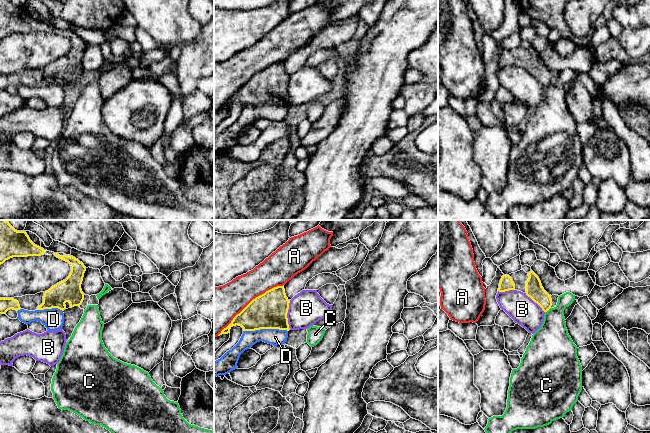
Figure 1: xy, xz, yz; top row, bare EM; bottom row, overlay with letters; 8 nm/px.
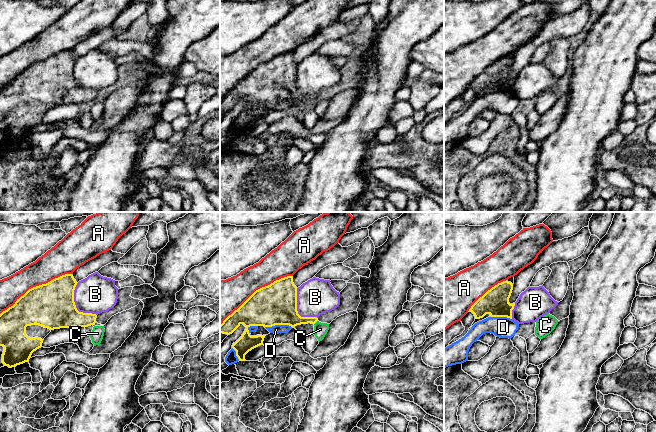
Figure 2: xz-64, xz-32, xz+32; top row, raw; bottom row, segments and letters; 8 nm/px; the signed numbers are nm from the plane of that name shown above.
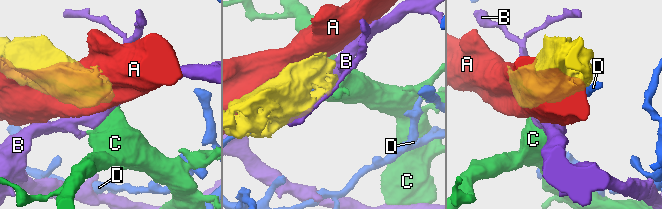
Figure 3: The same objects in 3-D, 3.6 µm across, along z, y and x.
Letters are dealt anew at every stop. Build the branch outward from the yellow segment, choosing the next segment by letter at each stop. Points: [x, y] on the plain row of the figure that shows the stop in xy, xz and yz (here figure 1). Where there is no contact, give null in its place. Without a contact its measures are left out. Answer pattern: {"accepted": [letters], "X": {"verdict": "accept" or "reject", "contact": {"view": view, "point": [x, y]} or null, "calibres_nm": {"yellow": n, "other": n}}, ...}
{"accepted": [], "A": {"verdict": "reject", "contact": {"view": "xz", "point": [250, 78]}, "calibres_nm": {"yellow": 280, "other": 300}}, "B": {"verdict": "reject", "contact": {"view": "xz", "point": [286, 91]}, "calibres_nm": {"yellow": 280, "other": 280}}, "C": {"verdict": "reject", "contact": {"view": "yz", "point": [547, 86]}, "calibres_nm": {"yellow": 140, "other": 280}}, "D": {"verdict": "reject", "contact": {"view": "xz", "point": [265, 104]}, "calibres_nm": {"yellow": 280, "other": 130}}}

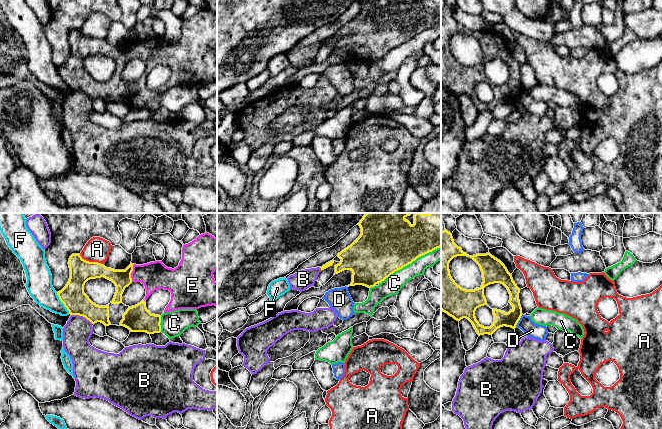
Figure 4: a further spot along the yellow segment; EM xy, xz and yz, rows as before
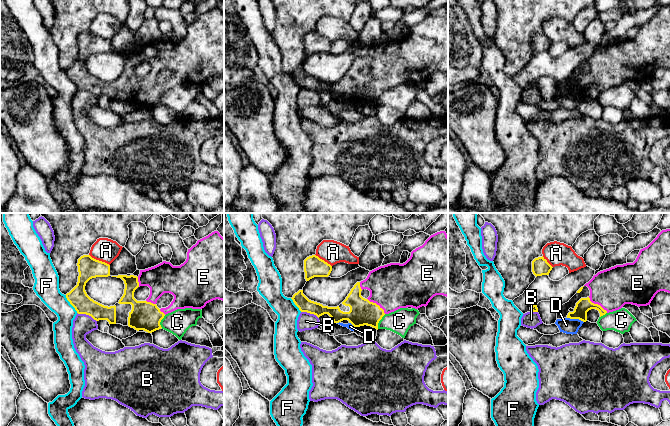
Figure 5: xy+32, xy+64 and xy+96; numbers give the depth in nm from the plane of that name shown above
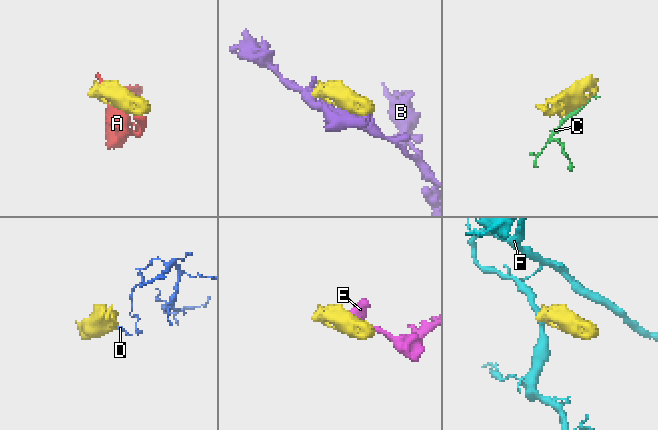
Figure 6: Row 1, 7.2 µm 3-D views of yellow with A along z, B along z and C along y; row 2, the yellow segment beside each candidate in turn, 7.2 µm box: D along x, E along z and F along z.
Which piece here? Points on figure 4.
{"accepted": ["E"], "A": {"verdict": "reject", "contact": {"view": "xy", "point": [91, 38]}, "calibres_nm": {"yellow": 180, "other": 200}}, "B": {"verdict": "reject", "contact": {"view": "xy", "point": [82, 91]}, "calibres_nm": {"yellow": 190, "other": 220}}, "C": {"verdict": "reject", "contact": {"view": "xz", "point": [409, 39]}, "calibres_nm": {"yellow": 420, "other": 150}}, "D": {"verdict": "reject", "contact": {"view": "yz", "point": [518, 96]}, "calibres_nm": {"yellow": 120, "other": 120}}, "E": {"verdict": "accept", "contact": {"view": "xy", "point": [131, 48]}, "calibres_nm": {"yellow": 140, "other": 220}}, "F": {"verdict": "reject", "contact": {"view": "xy", "point": [62, 78]}, "calibres_nm": {"yellow": 190, "other": 200}}}

